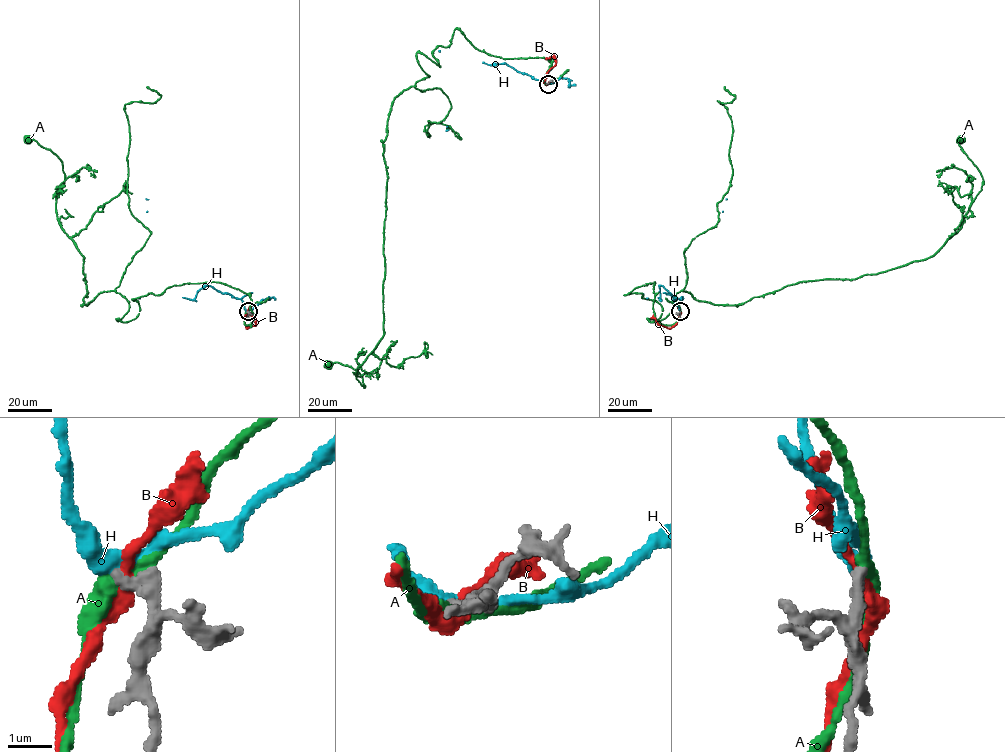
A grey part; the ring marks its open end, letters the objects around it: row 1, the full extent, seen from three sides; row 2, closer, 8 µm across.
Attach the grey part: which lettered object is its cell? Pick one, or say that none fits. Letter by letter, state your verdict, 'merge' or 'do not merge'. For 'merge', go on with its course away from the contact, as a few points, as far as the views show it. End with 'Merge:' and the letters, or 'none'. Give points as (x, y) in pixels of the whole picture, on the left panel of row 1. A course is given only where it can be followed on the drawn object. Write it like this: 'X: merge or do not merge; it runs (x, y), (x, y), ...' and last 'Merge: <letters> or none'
A: do not merge
B: do not merge
H: do not merge
Merge: none

